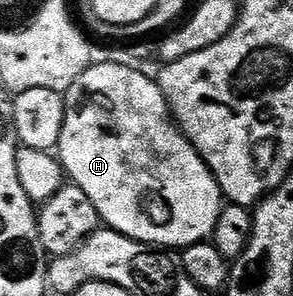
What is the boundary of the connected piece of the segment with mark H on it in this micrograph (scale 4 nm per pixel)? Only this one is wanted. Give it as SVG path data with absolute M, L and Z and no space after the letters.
M90 63L89 68L83 70L83 74L79 74L79 78L75 78L75 82L63 94L65 117L63 118L62 136L59 138L55 152L66 177L72 183L77 184L79 190L83 190L83 194L87 194L87 198L91 198L102 221L113 231L123 234L127 238L138 240L141 244L148 244L157 250L180 250L192 244L208 241L212 237L215 222L223 207L221 187L215 182L211 170L203 162L201 155L193 148L193 143L177 127L170 113L169 104L165 101L160 83L154 77L152 80L151 77L144 76L139 69L128 68L125 64L97 63Z

